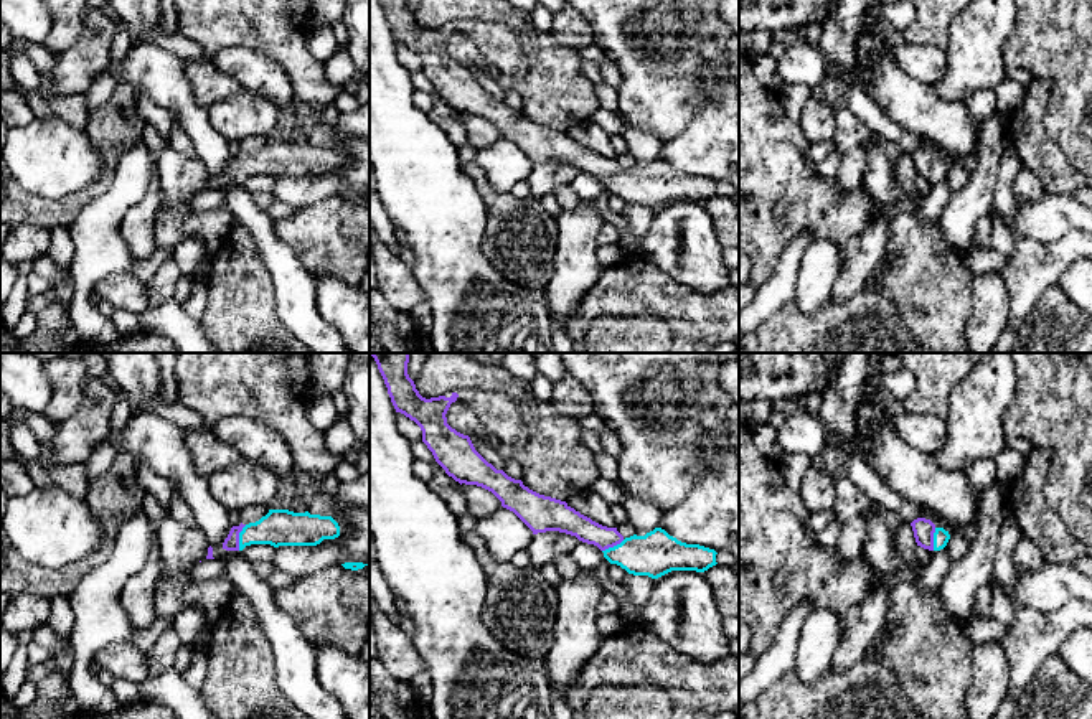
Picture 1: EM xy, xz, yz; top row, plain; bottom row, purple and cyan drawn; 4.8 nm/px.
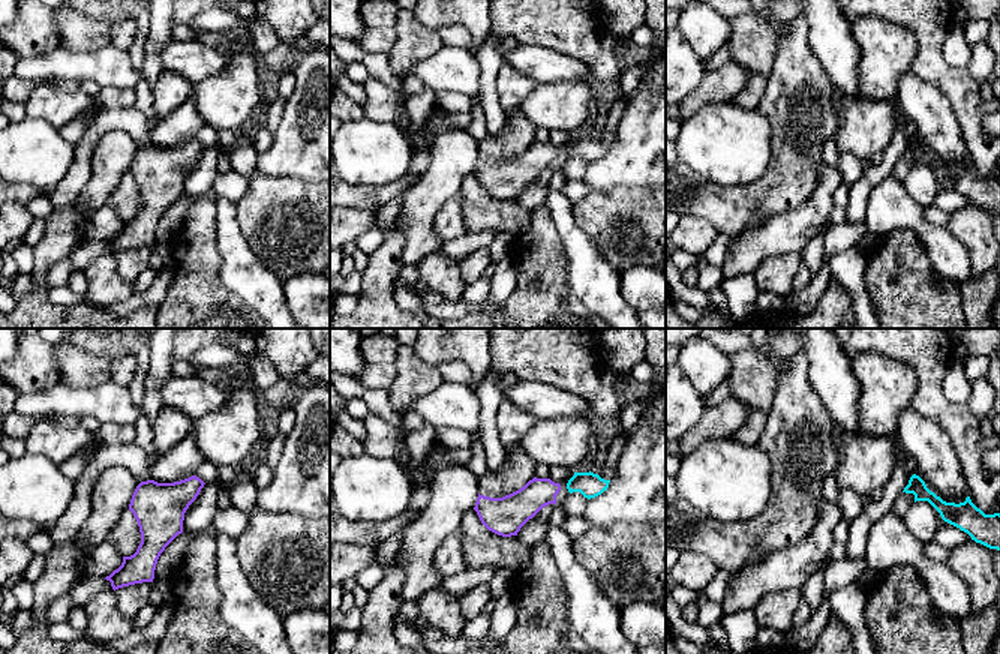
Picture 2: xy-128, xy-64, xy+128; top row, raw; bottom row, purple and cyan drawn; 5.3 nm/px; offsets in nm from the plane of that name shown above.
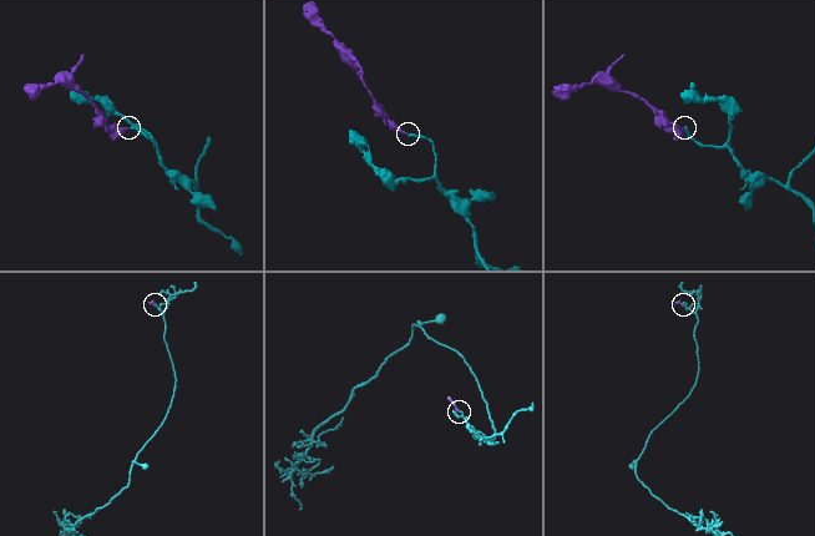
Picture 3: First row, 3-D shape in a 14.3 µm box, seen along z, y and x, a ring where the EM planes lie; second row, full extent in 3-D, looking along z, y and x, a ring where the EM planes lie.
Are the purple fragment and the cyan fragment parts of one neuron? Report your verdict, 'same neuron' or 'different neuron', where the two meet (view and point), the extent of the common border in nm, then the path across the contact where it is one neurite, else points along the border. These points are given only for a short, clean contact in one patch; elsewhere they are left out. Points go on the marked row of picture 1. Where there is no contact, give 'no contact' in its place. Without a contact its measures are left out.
same neuron | xy (238, 538) | 130 nm | across xy (231, 543), (238, 538), (277, 528)

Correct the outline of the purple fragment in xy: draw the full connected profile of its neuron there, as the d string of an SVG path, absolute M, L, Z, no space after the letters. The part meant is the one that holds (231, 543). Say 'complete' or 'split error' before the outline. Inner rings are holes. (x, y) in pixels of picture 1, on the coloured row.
split error | M269 510L256 523L233 526L223 543L226 551L242 551L251 544L317 546L323 539L340 536L340 526L332 516Z

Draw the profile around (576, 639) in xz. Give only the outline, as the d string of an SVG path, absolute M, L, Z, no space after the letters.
M581 571L574 579L562 579L556 590L554 643L544 658L544 671L551 689L566 698L567 688L602 643L595 620L605 590L597 571Z

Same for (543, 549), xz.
M546 531L533 534L530 546L526 547L531 566L541 571L548 564L554 564L558 556L571 554L574 546L579 543L576 536Z

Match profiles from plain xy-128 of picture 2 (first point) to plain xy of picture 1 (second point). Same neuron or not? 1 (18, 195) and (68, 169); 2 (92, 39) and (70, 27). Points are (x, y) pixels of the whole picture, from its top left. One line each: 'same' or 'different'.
1: different
2: different

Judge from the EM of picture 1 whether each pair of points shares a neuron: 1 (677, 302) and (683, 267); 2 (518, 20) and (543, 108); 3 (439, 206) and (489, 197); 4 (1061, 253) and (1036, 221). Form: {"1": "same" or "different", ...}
{"1": "different", "2": "same", "3": "different", "4": "different"}

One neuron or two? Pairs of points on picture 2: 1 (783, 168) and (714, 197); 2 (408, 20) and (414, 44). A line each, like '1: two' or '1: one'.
1: one
2: one

